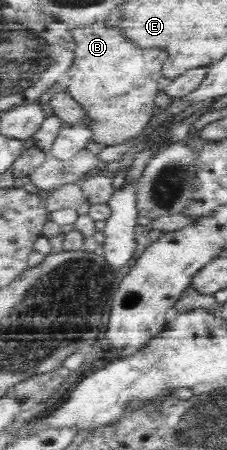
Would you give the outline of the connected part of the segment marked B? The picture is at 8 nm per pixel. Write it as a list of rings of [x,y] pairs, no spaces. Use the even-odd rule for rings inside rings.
[[[94,23],[83,27],[71,27],[73,39],[76,41],[75,59],[63,82],[67,91],[82,105],[85,116],[77,124],[84,125],[92,131],[92,142],[112,146],[120,144],[141,134],[152,120],[154,98],[163,88],[162,62],[168,58],[164,50],[140,50],[128,44],[117,27],[106,27],[102,23]]]

